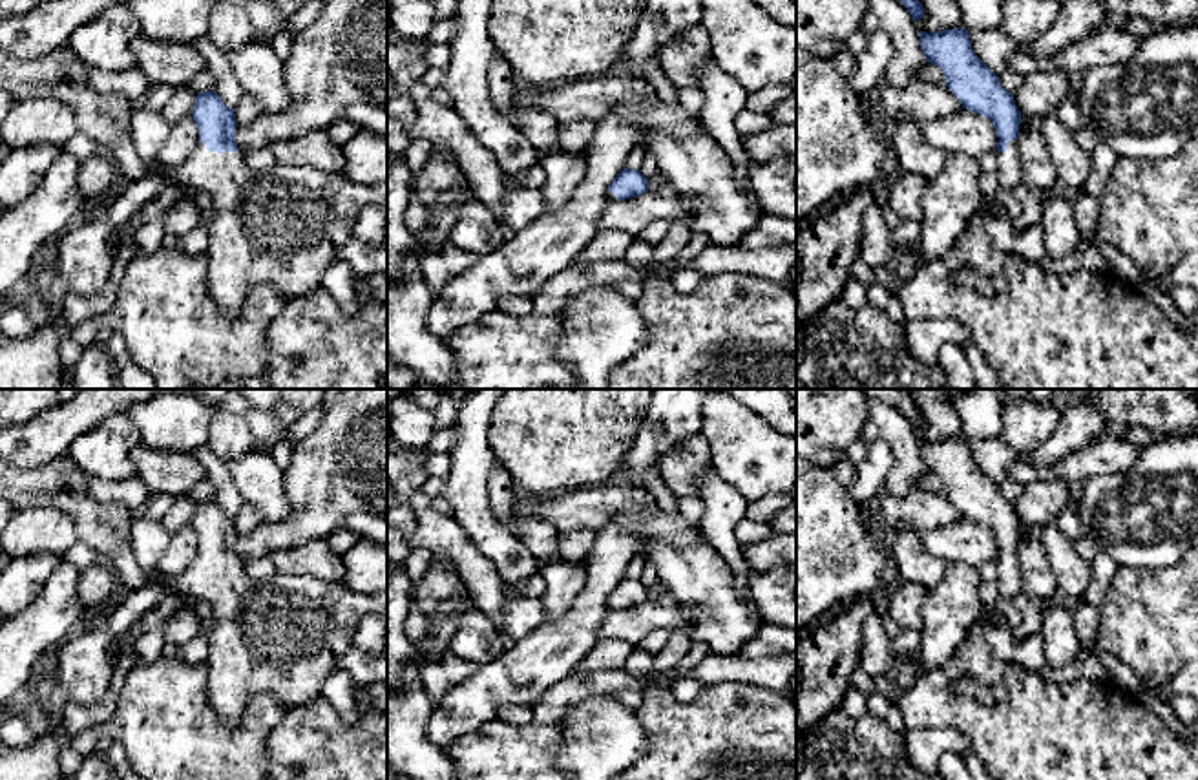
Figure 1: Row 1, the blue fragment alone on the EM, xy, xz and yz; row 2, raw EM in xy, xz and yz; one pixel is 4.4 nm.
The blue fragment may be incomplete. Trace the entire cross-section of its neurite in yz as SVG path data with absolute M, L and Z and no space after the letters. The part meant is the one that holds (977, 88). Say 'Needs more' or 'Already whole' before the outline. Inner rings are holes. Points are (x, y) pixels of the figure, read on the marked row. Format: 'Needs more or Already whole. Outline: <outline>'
Needs more. Outline: M964 27L937 33L919 31L928 62L939 66L946 86L962 108L984 115L997 132L997 179L1003 188L1023 184L1023 163L1017 148L1021 111L999 77L975 55Z

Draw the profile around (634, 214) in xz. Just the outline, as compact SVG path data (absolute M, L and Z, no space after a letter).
M672 186L659 190L648 188L637 197L608 201L603 216L597 219L597 227L599 230L615 228L637 237L656 219L665 219L668 223L683 221L690 225L692 216L690 199Z

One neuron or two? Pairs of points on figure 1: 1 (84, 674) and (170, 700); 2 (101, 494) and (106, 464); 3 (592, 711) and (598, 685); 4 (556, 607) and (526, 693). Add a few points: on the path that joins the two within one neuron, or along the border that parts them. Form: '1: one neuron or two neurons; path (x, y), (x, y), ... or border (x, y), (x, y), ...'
1: two neurons; border (119, 636), (112, 667)
2: two neurons; border (86, 472), (110, 481), (126, 481), (136, 475)
3: two neurons; border (605, 695), (577, 700), (557, 722)
4: two neurons; border (581, 589), (576, 600), (548, 621)

